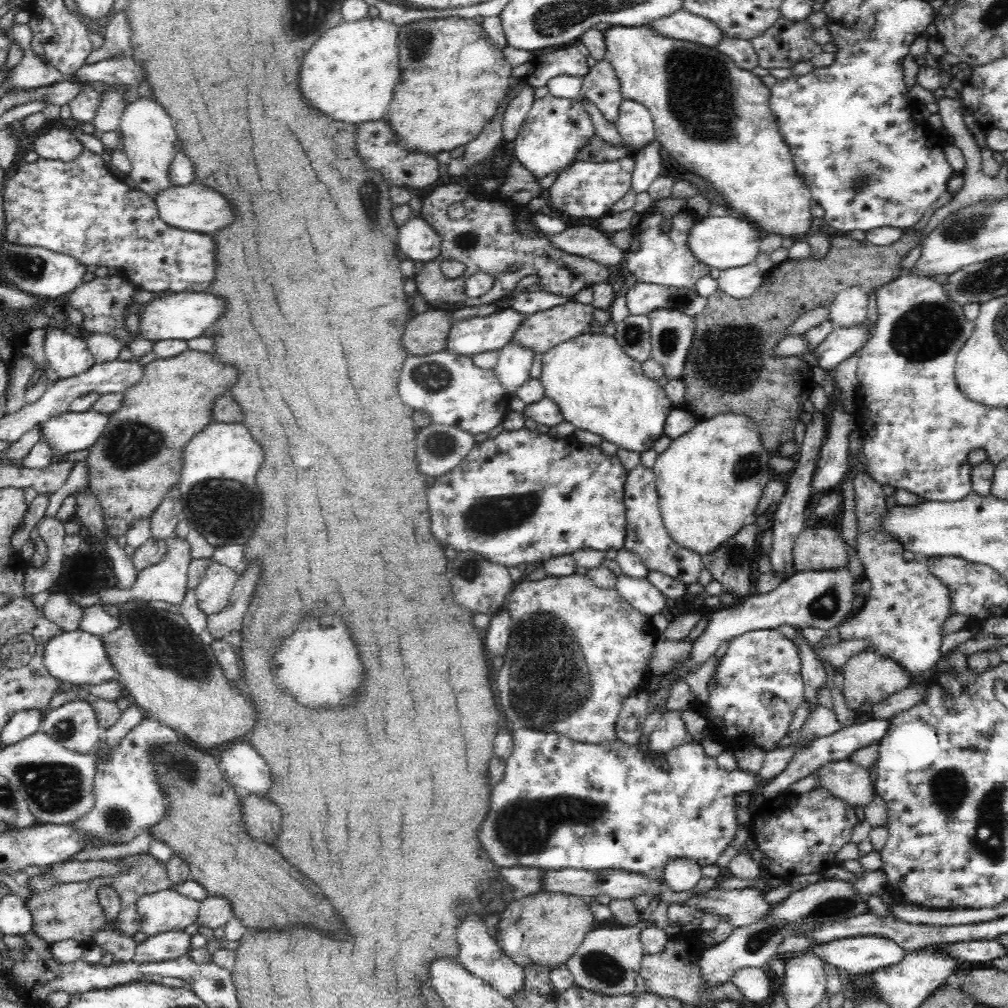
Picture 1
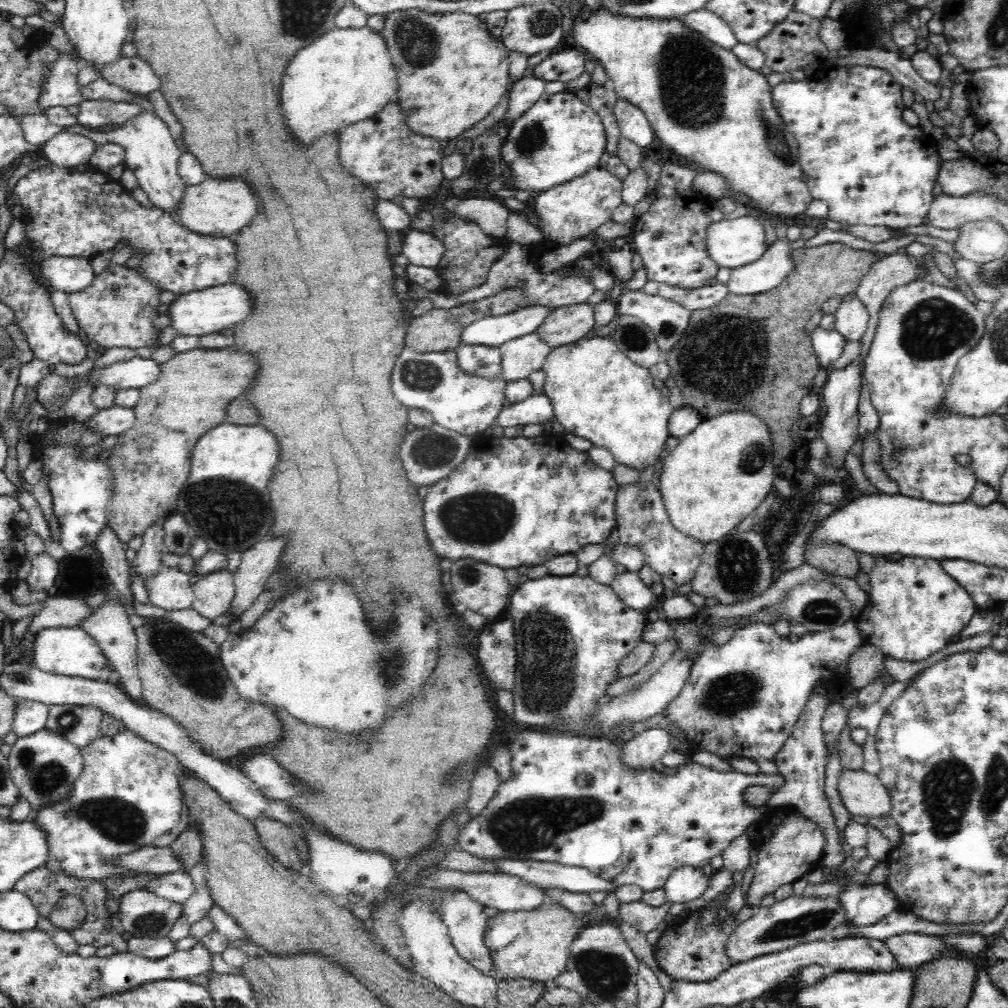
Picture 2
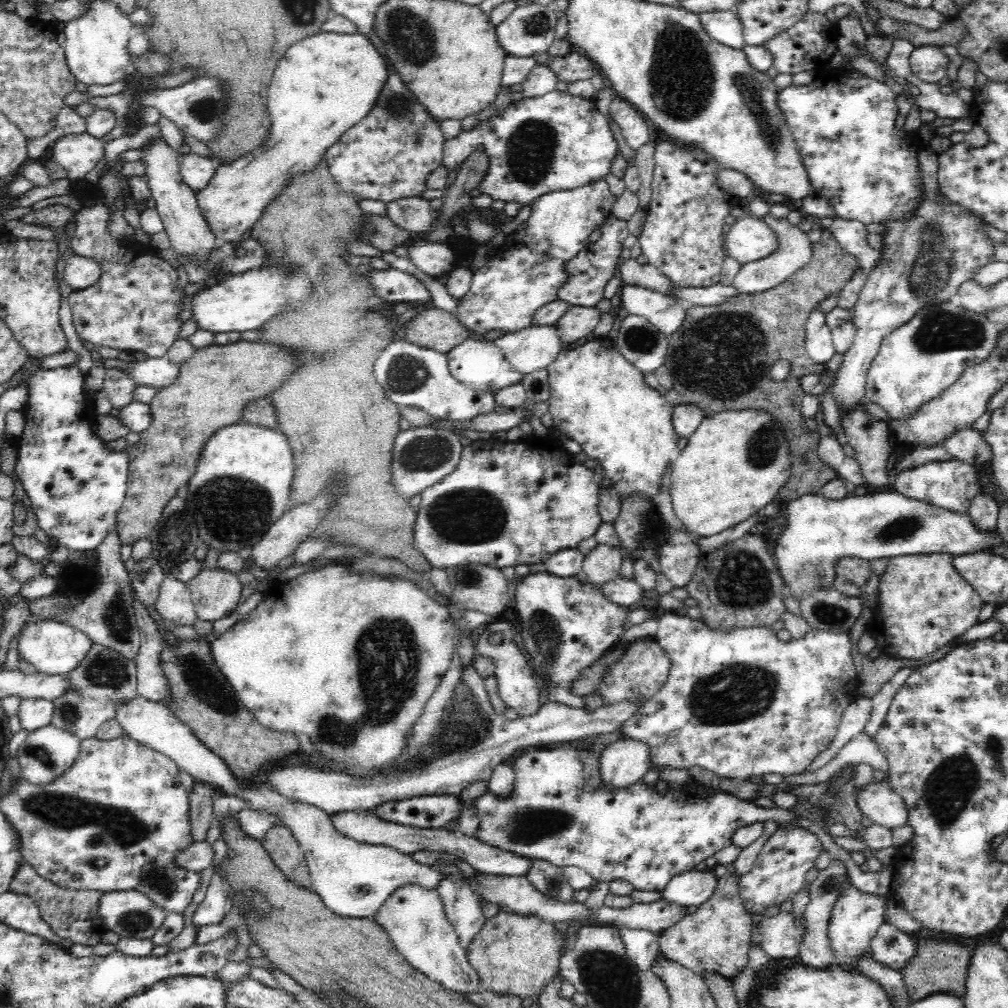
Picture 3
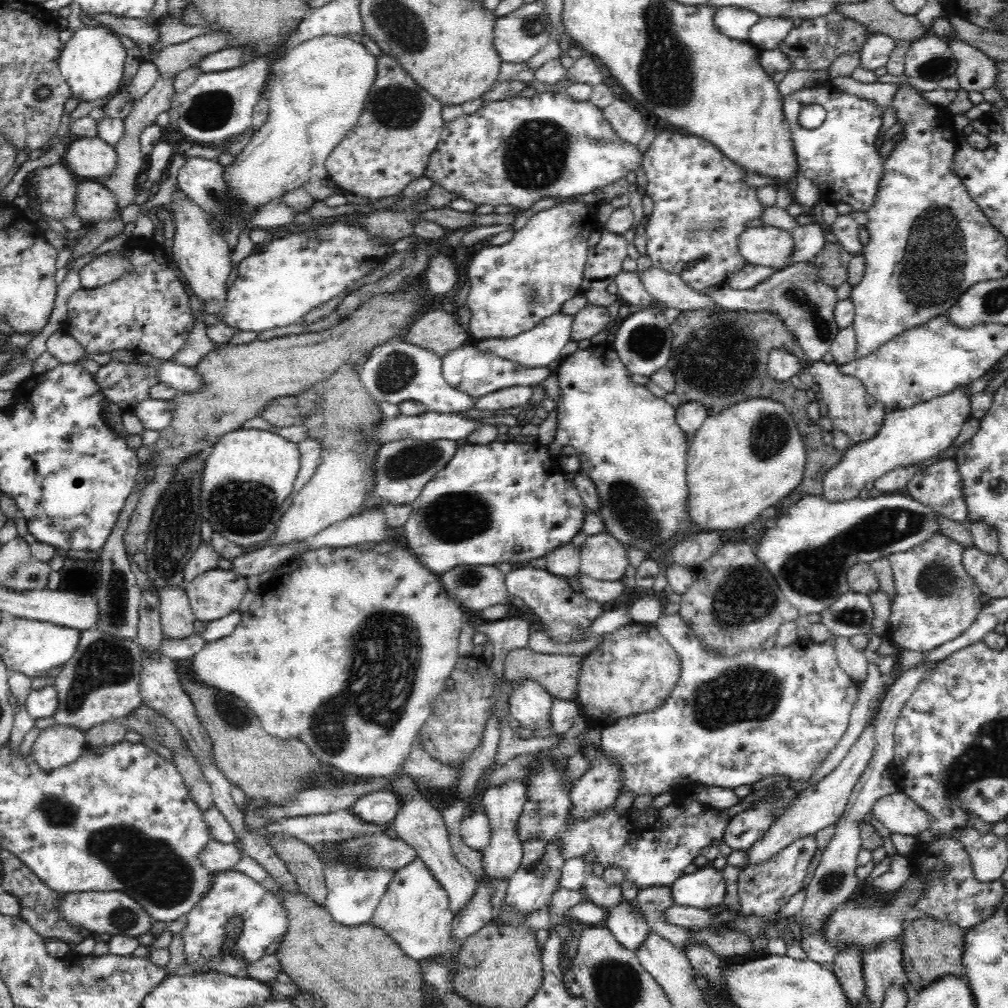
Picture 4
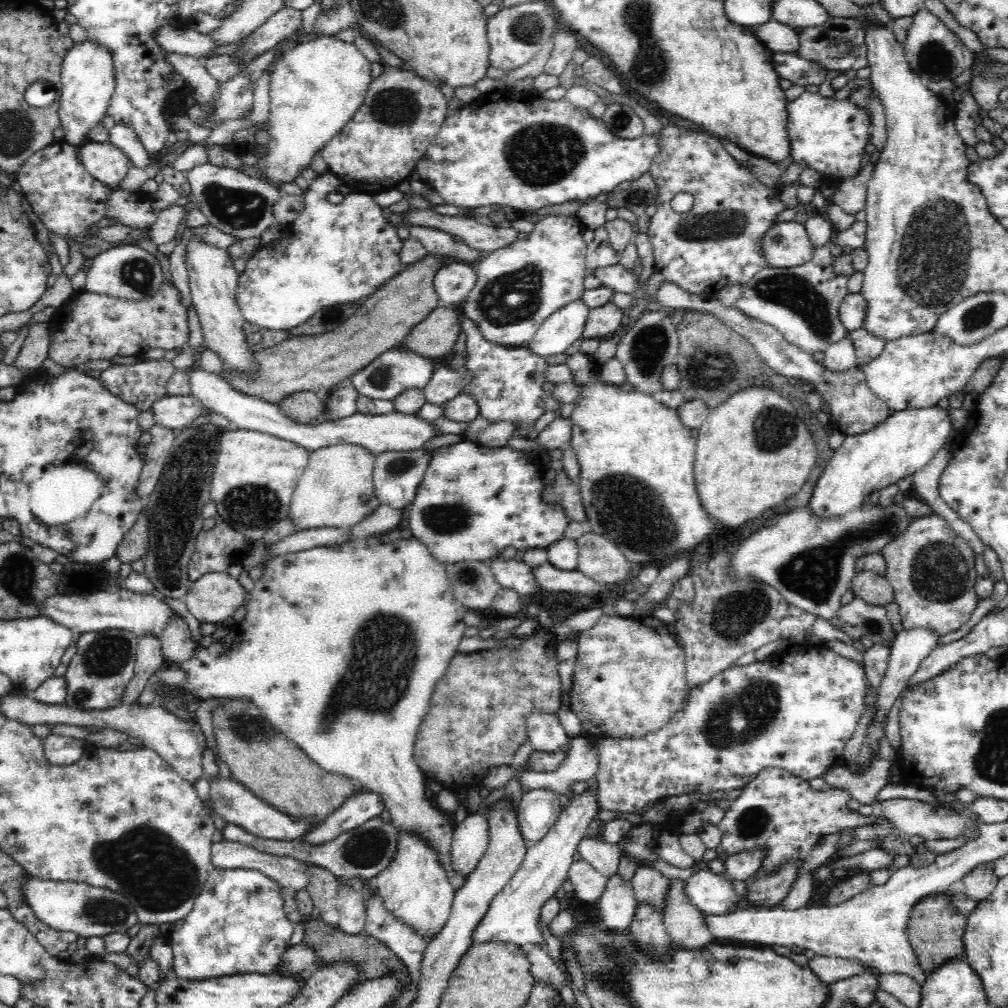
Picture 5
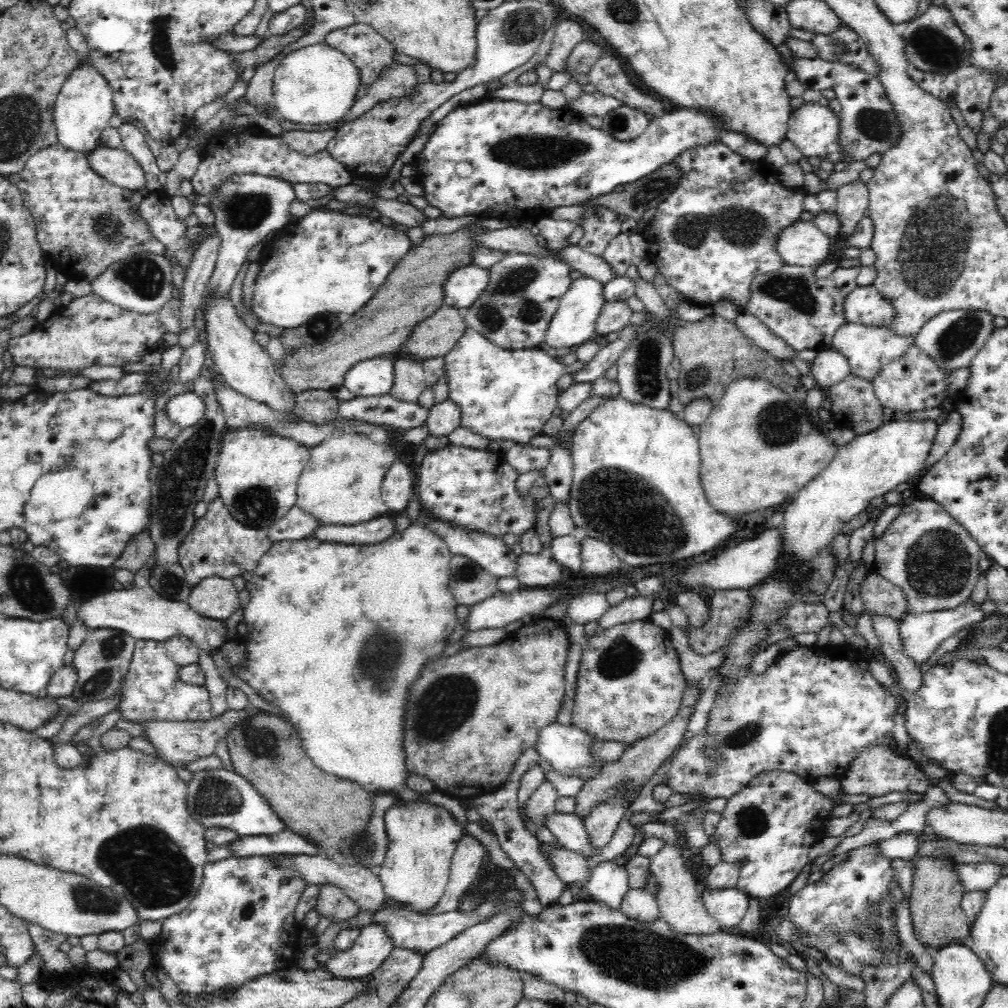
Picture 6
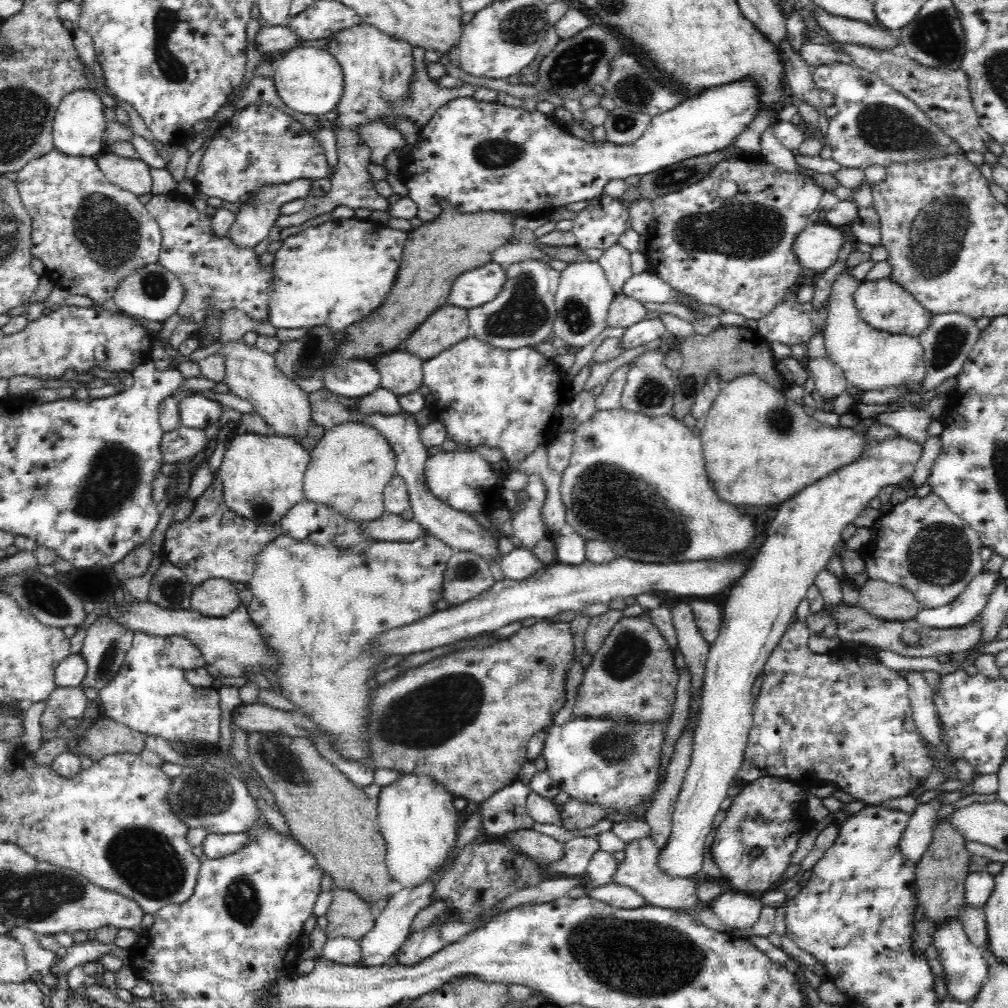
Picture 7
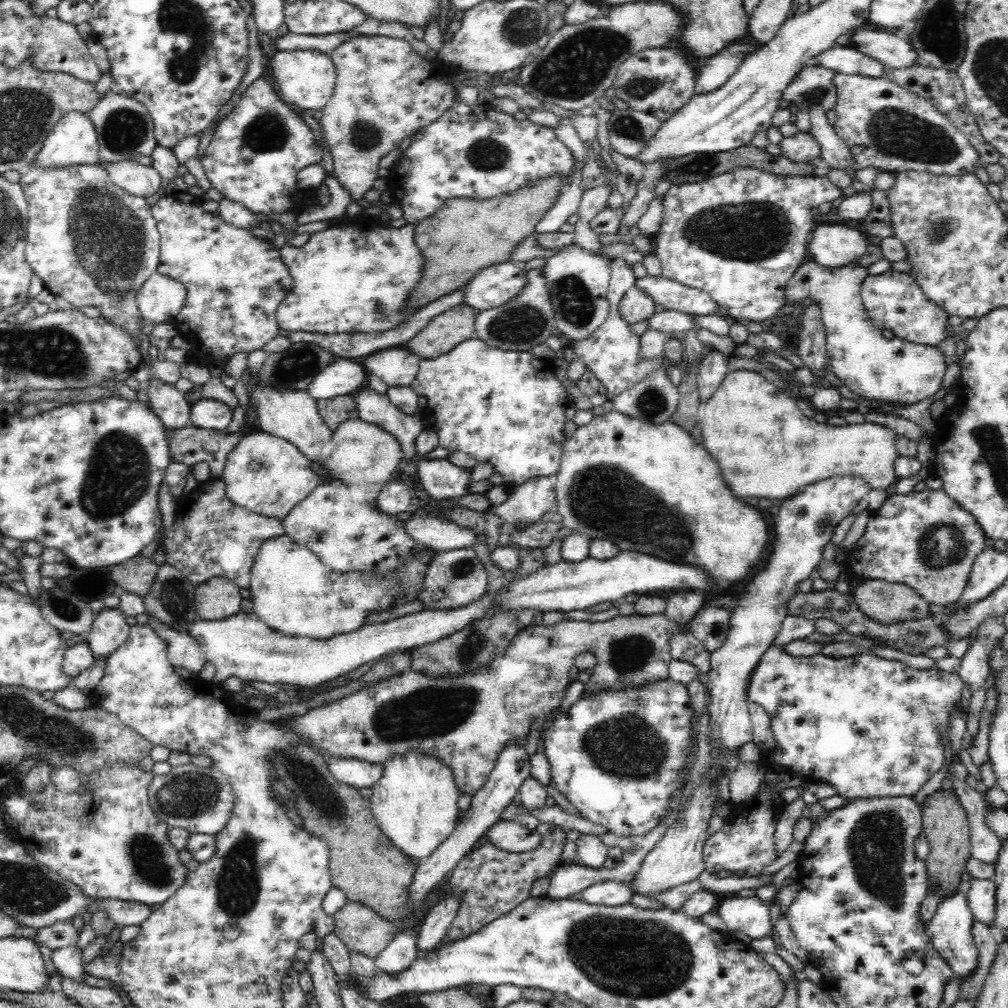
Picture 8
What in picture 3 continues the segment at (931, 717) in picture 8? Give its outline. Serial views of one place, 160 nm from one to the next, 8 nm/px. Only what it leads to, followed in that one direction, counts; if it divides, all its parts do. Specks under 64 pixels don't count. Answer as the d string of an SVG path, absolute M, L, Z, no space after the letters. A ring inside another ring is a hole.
M665 612L660 615L657 622L658 627L654 638L670 657L669 676L661 690L654 697L642 702L636 708L636 712L633 712L628 720L624 720L620 724L620 728L616 730L620 732L620 739L643 742L648 746L651 759L650 769L680 768L688 772L694 767L698 767L718 774L718 776L738 781L748 781L752 776L764 776L765 774L782 774L784 777L789 777L804 773L806 768L814 762L814 758L818 758L818 754L830 747L846 707L862 696L858 692L859 677L850 655L849 633L826 632L810 628L806 636L800 640L791 639L789 642L781 642L773 629L744 628L744 630L732 630L728 633L714 632L709 630L700 619L691 620L686 615L680 616L673 612Z

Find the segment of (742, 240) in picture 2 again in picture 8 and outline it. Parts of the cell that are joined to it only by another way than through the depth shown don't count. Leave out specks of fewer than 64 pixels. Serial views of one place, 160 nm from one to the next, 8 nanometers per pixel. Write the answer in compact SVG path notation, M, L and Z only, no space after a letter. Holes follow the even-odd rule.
M844 222L820 225L812 234L809 249L820 266L828 269L854 264L864 256L868 236Z

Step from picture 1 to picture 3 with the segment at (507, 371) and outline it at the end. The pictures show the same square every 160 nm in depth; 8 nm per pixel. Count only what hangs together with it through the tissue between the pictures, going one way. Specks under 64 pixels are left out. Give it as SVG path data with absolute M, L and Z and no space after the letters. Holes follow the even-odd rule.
M533 324L518 332L498 336L492 344L502 351L510 366L522 374L546 369L564 345L554 324Z

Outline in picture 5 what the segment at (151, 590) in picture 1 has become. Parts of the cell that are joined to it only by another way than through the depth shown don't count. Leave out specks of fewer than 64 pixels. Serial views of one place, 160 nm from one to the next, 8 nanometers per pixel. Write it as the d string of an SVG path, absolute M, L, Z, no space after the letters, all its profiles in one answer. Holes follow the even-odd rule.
M176 618L166 626L159 638L163 656L170 664L178 665L194 657L195 648L198 646L191 638L191 632L182 618Z

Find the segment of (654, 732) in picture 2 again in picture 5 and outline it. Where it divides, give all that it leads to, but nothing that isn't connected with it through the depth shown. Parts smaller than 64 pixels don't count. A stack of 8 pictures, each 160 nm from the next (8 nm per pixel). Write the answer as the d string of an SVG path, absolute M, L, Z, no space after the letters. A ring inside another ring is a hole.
M578 790L578 795L570 800L558 820L550 827L542 840L528 845L524 860L514 876L505 884L499 894L494 896L486 914L472 930L470 947L476 943L504 942L514 943L521 948L529 945L546 947L544 938L538 929L537 922L542 904L550 899L566 880L566 872L576 859L576 846L586 834L588 825L598 813L596 790Z

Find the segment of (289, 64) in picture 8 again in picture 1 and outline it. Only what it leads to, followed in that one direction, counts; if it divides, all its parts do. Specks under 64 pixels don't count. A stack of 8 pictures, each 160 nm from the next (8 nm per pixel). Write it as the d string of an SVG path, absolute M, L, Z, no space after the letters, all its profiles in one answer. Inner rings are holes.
M366 17L356 22L342 20L306 52L300 66L300 92L304 100L332 120L360 124L380 120L388 110L400 78L398 25ZM198 180L186 186L174 186L170 190L164 190L154 196L156 207L158 207L160 218L170 226L180 230L194 231L197 233L214 235L220 228L230 226L234 222L230 204L212 188L200 184Z

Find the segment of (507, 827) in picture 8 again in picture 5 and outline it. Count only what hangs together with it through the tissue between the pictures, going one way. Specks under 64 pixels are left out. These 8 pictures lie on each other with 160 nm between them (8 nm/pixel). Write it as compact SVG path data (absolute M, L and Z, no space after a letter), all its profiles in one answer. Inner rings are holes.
M576 857L566 872L566 879L572 884L573 894L589 903L602 895L607 878L584 859Z

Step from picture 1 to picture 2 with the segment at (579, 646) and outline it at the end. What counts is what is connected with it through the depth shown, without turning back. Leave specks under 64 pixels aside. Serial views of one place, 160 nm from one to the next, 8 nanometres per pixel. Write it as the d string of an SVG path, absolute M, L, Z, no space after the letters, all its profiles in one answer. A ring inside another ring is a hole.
M546 575L542 578L536 578L534 580L528 579L523 584L517 584L514 587L514 591L511 593L510 600L510 616L512 616L512 622L516 632L516 653L517 653L517 670L518 684L516 689L513 690L512 696L514 697L515 717L514 719L520 724L526 724L530 729L536 729L538 726L550 726L554 724L556 720L564 719L561 724L565 724L569 730L580 730L584 726L584 719L590 718L594 712L598 712L598 706L604 700L604 694L608 686L617 680L616 668L631 651L635 650L635 647L639 644L640 638L647 624L646 614L640 610L633 610L627 607L618 598L618 595L614 592L611 585L603 585L597 583L592 577L580 577L579 575L566 575L565 577L556 577L554 575Z

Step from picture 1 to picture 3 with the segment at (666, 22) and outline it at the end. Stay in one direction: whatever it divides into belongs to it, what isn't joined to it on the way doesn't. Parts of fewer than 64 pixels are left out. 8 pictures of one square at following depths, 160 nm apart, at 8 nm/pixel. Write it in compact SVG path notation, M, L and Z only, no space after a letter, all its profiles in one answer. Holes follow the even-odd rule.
M716 11L699 15L706 32L714 39L734 49L741 49L745 42L743 24L735 11Z

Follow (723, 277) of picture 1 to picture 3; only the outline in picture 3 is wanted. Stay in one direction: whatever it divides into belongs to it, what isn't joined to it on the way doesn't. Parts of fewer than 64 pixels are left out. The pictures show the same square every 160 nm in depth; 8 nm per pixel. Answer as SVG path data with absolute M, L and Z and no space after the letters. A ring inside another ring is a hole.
M770 212L758 219L764 221L776 233L779 245L770 256L742 265L733 283L740 294L757 295L784 283L794 272L810 262L813 255L813 243L808 238L809 234L802 231L798 225L790 223L786 218L774 217Z

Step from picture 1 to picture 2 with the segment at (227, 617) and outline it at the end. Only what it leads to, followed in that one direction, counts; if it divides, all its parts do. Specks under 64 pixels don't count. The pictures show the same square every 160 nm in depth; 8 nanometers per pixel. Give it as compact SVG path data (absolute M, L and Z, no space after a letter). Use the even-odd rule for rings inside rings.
M270 538L242 552L240 566L234 574L235 595L229 611L233 617L240 618L262 594L264 584L279 564L284 546L286 538Z

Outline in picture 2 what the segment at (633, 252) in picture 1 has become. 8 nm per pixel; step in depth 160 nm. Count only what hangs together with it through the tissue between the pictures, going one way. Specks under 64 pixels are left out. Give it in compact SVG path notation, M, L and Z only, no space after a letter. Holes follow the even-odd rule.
M672 162L660 165L662 172L652 195L652 210L638 216L634 221L631 249L640 254L648 281L666 283L679 289L697 289L716 280L720 267L710 258L706 239L713 219L704 210L684 210L690 202L706 198L692 188L699 172ZM654 234L662 234L656 236Z

